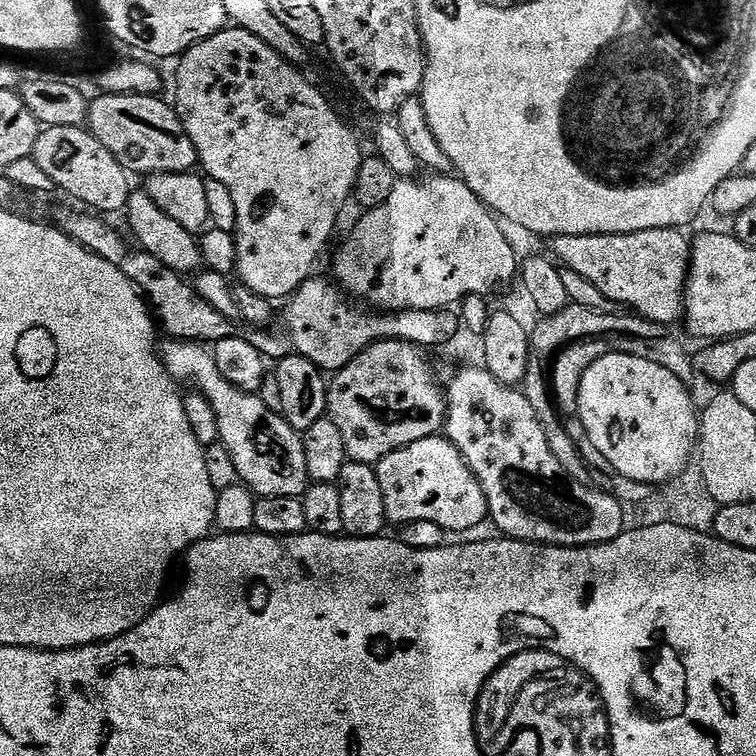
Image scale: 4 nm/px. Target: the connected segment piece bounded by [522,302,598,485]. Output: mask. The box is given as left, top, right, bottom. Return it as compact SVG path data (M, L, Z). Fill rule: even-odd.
M569 303L560 313L554 316L537 319L536 325L531 325L528 345L530 346L530 358L527 362L527 374L522 385L522 391L530 406L534 409L535 417L538 418L542 430L546 432L547 445L553 451L554 458L561 463L562 470L574 478L580 485L589 485L590 469L577 452L573 440L566 435L559 415L557 414L548 381L548 369L551 369L552 361L564 348L570 347L583 340L597 339L595 320L597 313L588 312L586 306L578 306Z

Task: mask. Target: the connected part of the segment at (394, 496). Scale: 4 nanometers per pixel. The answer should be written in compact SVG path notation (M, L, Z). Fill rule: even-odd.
M437 434L422 442L414 442L374 465L378 486L382 486L382 498L386 506L386 514L391 523L405 526L418 522L434 522L444 529L445 533L468 532L479 526L483 520L489 519L486 494L478 482L478 478L470 470L470 466L460 457L456 449L443 435Z

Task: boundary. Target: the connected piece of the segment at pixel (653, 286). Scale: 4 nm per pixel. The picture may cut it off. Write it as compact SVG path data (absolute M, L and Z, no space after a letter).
M651 228L641 232L626 230L621 236L553 236L550 240L551 255L567 271L580 274L586 278L586 282L602 290L602 294L606 294L613 305L625 304L626 307L633 308L641 316L641 321L679 321L684 310L688 265L692 259L692 245L689 237L684 237L684 234L675 228Z

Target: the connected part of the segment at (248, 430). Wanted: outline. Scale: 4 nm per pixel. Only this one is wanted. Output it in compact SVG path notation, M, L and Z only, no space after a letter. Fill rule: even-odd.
M173 340L163 345L162 359L166 370L177 382L185 380L193 384L197 393L203 394L214 406L220 431L219 443L224 444L241 481L251 488L257 497L294 496L303 497L309 486L306 470L306 454L301 433L293 430L279 411L267 408L259 395L242 392L218 370L211 351L195 340Z

